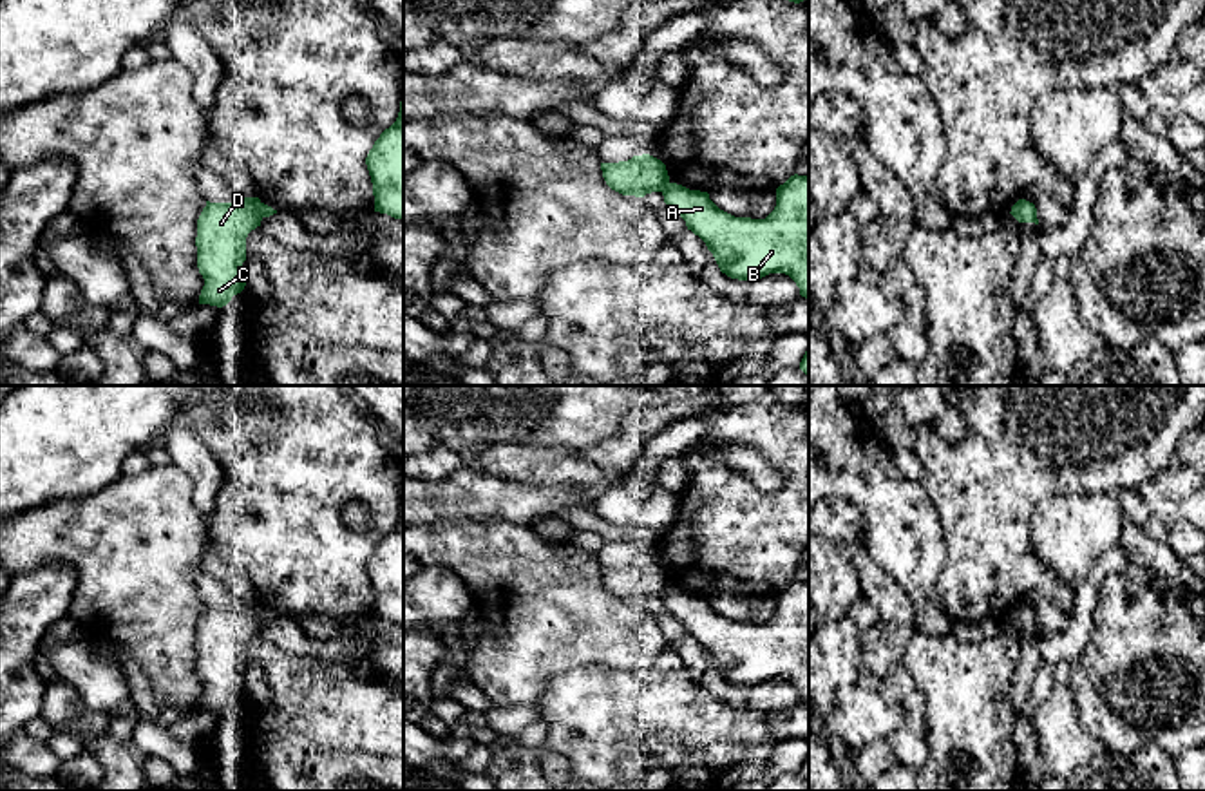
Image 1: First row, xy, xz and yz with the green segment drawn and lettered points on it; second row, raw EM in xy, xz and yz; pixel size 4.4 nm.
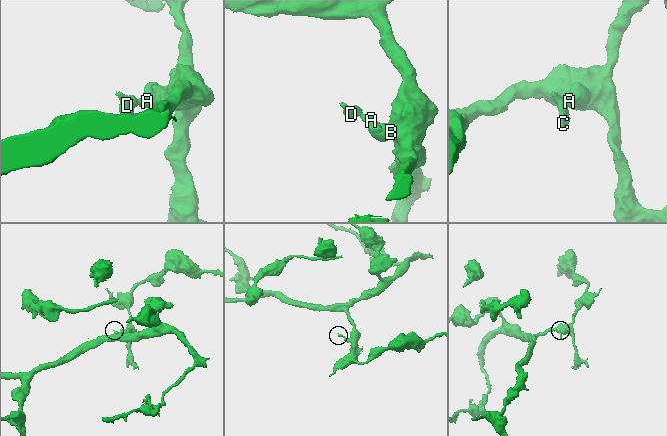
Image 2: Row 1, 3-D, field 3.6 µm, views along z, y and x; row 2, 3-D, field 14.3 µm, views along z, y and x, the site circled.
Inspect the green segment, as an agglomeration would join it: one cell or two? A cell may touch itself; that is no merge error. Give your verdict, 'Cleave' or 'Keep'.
Cleave

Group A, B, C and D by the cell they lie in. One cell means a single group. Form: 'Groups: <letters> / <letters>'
Groups: A B / C D

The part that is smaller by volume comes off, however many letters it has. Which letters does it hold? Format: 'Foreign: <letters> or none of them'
Foreign: C, D

